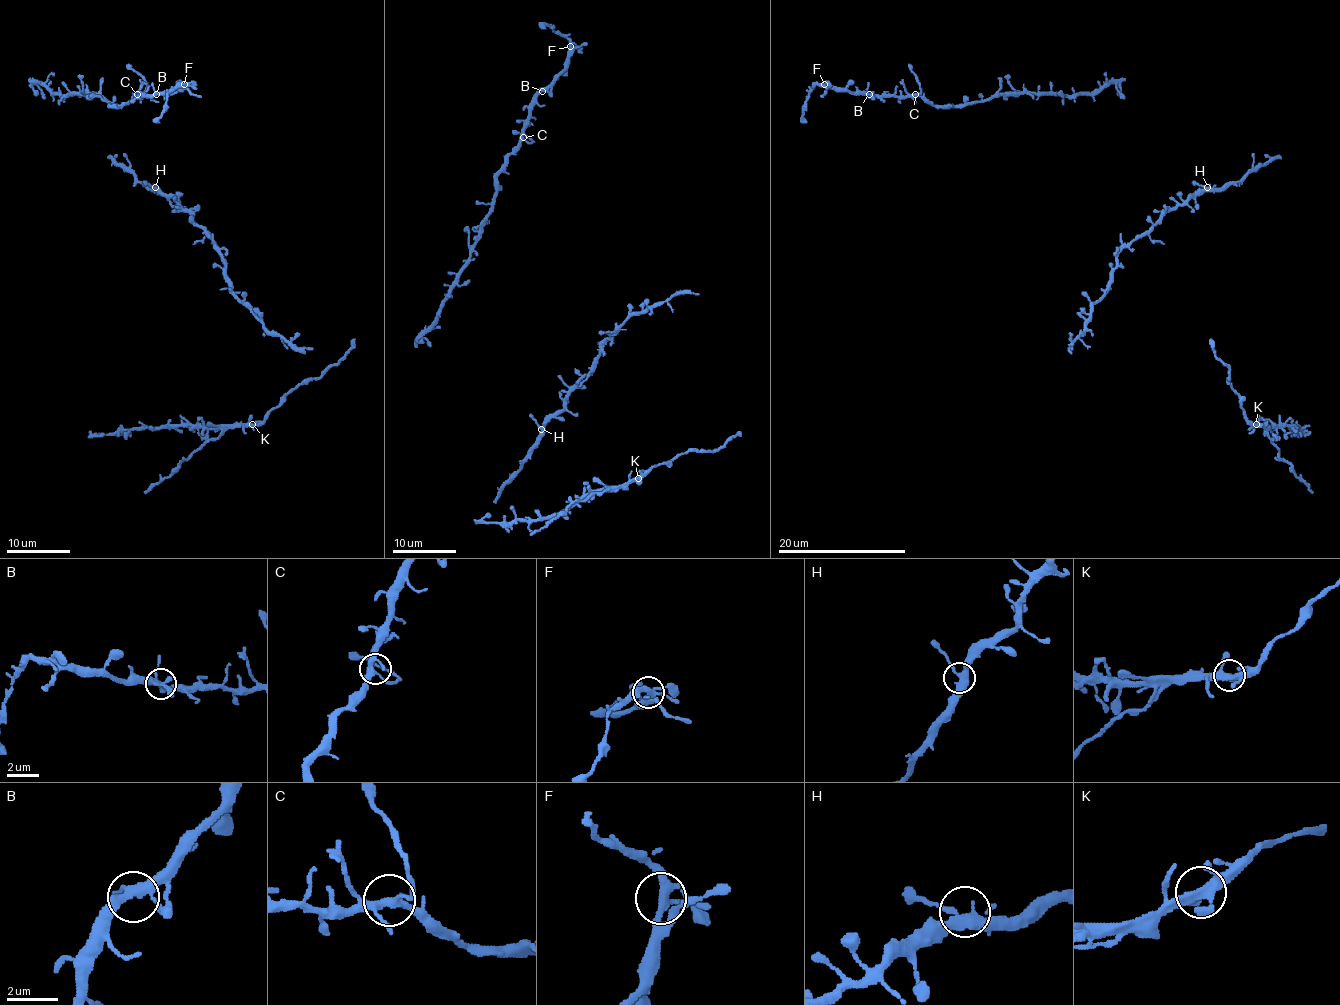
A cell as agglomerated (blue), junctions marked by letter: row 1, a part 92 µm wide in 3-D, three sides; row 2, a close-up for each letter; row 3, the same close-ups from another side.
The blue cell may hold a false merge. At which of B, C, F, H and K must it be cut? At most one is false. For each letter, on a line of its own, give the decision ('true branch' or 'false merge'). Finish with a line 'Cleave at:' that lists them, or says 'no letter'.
B: true branch
C: true branch
F: true branch
H: true branch
K: false merge
Cleave at: K

